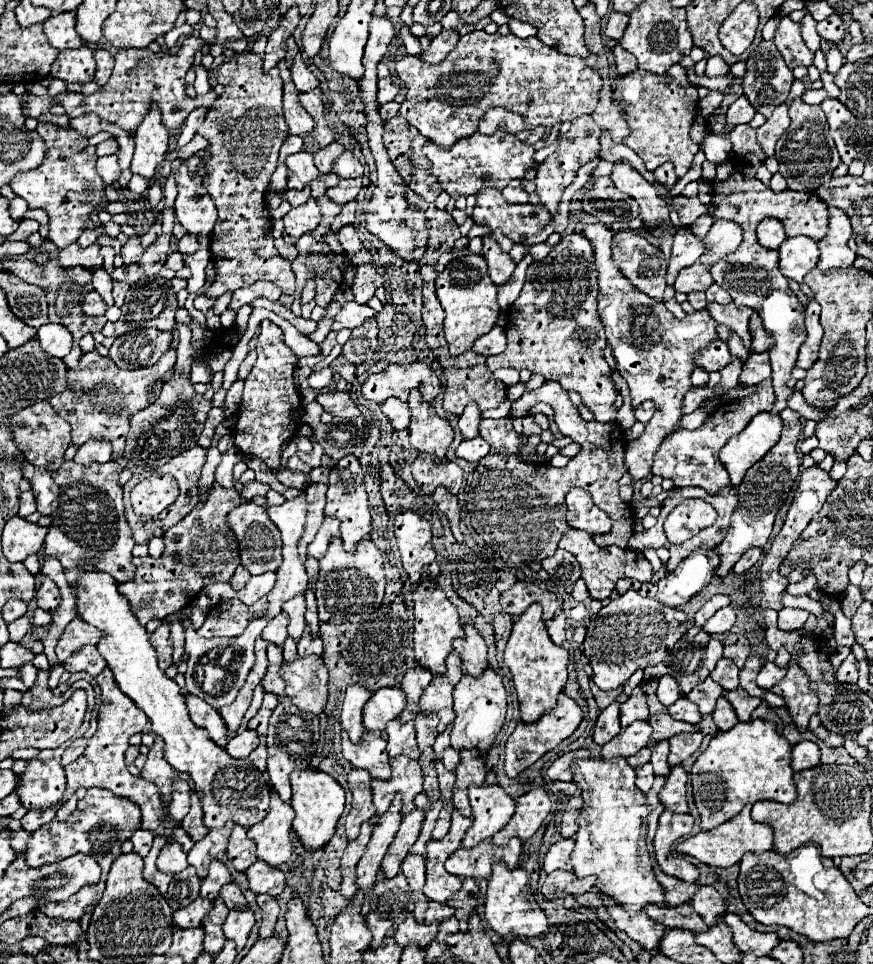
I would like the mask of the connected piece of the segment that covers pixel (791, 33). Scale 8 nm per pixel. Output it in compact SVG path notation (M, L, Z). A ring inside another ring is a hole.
M779 14L779 24L775 30L773 42L789 68L813 64L813 54L801 38L801 24L793 22L789 16Z

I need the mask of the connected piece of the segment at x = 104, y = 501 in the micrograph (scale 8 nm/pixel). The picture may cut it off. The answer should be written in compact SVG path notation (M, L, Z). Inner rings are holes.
M25 460L21 470L23 478L31 482L37 512L53 520L45 538L45 556L55 556L65 574L77 574L75 566L91 554L91 558L99 560L95 570L111 574L117 582L129 582L135 574L135 566L131 564L135 542L123 508L123 488L119 484L121 466L117 462L107 462L83 468L71 460L67 468L53 472L47 468L33 468Z

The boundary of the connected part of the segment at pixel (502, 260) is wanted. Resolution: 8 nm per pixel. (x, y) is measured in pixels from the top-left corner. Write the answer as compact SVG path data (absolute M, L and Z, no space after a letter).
M487 232L483 236L483 256L487 260L489 276L491 276L493 284L497 284L497 286L505 284L515 270L515 262L509 258L509 254L501 252L499 244L493 238L493 232Z

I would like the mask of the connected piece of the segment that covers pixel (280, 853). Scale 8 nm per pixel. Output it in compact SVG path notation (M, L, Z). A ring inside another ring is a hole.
M271 790L271 810L259 824L247 830L247 836L257 844L257 858L271 864L273 868L285 864L293 852L291 846L291 822L293 808L283 802L275 790Z

